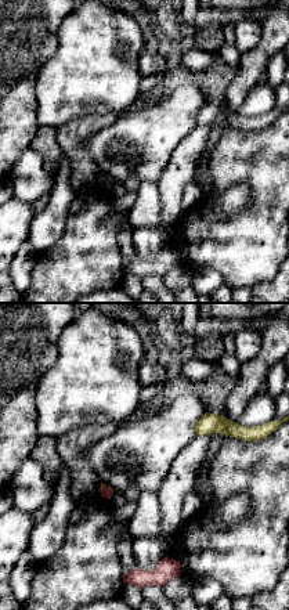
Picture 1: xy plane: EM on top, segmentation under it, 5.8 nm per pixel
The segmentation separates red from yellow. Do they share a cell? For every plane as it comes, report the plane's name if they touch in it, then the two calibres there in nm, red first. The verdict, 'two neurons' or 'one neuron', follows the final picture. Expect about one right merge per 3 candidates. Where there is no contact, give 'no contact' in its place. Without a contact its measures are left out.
meets red in xy; 60 nm thick on the red side, 20 nm on the other

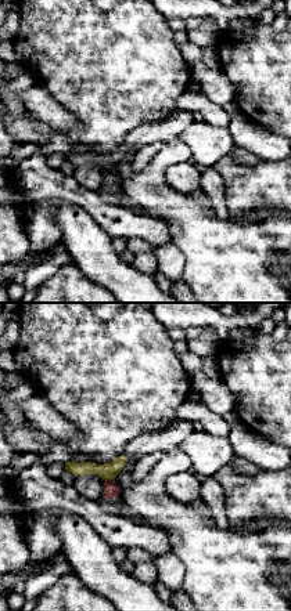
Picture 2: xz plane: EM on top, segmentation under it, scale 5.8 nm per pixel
meets red in xz; 90 nm thick on the red side, 100 nm on the other

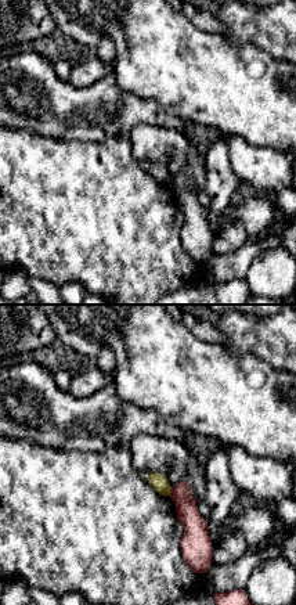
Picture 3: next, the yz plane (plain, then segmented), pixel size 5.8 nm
meets red in yz; 140 nm thick on the red side, 100 nm on the other

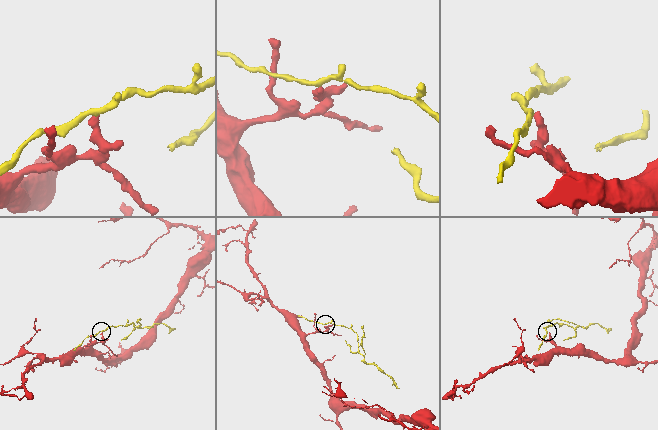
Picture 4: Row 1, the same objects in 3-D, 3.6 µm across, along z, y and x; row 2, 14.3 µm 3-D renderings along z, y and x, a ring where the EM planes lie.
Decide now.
two neurons

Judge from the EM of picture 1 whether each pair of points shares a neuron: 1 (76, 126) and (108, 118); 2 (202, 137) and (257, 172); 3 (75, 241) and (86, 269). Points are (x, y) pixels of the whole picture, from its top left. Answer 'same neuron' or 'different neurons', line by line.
1: same neuron
2: different neurons
3: same neuron

